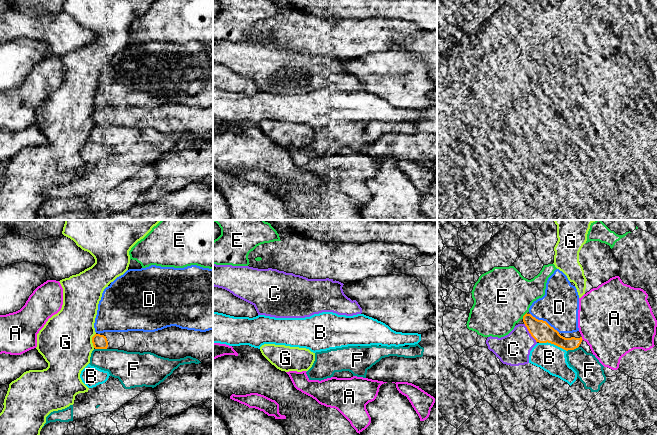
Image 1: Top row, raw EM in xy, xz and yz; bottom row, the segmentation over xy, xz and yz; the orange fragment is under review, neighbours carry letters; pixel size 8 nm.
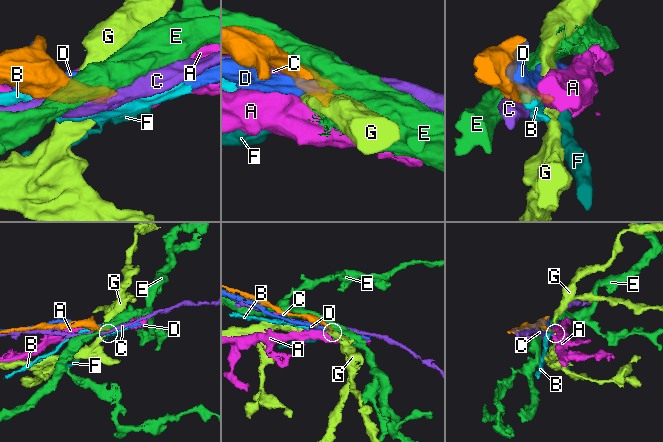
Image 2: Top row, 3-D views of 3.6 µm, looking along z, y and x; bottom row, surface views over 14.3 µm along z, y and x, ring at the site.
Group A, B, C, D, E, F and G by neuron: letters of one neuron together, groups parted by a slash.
A / B / C / D / E / F / G

